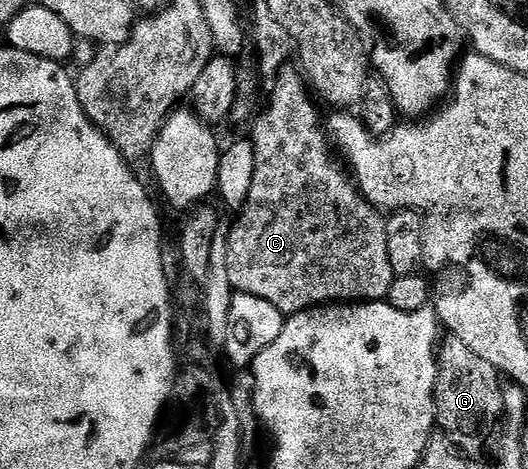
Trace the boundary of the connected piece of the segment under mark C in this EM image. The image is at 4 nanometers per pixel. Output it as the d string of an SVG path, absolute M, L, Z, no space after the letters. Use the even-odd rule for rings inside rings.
M284 66L270 87L267 108L254 116L255 132L249 135L257 157L253 189L249 189L247 203L238 212L239 220L227 236L231 286L238 294L261 297L261 301L277 305L287 317L324 305L386 300L389 285L393 285L396 277L393 265L389 265L389 245L385 245L387 219L380 208L371 206L359 192L337 158L325 130L324 116L319 116L316 100L300 68Z

